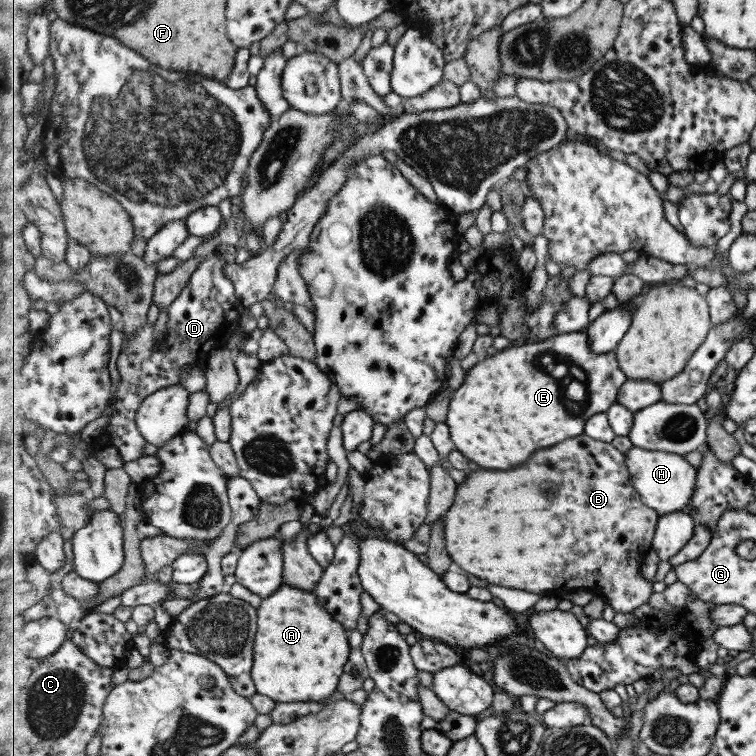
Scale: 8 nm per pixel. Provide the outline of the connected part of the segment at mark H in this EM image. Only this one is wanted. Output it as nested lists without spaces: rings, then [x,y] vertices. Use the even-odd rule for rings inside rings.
[[[633,445],[626,453],[626,464],[643,502],[657,510],[660,517],[681,511],[691,502],[697,485],[698,468],[691,466],[683,456]]]

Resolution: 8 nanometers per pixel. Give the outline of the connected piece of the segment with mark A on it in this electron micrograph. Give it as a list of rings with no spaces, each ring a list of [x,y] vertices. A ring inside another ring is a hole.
[[[282,584],[279,587],[279,590],[275,590],[271,596],[267,596],[267,598],[263,598],[261,600],[261,604],[258,607],[258,622],[259,622],[259,634],[257,634],[257,640],[254,640],[254,652],[255,652],[255,672],[252,669],[252,676],[255,676],[254,682],[256,684],[256,688],[258,692],[261,694],[265,694],[265,696],[269,696],[269,698],[273,698],[276,703],[279,702],[326,702],[331,700],[339,688],[339,682],[341,682],[343,674],[345,672],[346,663],[350,662],[350,654],[352,651],[351,646],[349,645],[349,635],[345,626],[339,622],[339,620],[335,620],[335,616],[329,612],[323,604],[319,604],[319,600],[317,600],[317,596],[313,594],[311,591],[306,591],[301,588],[297,588],[291,586],[289,584]]]

